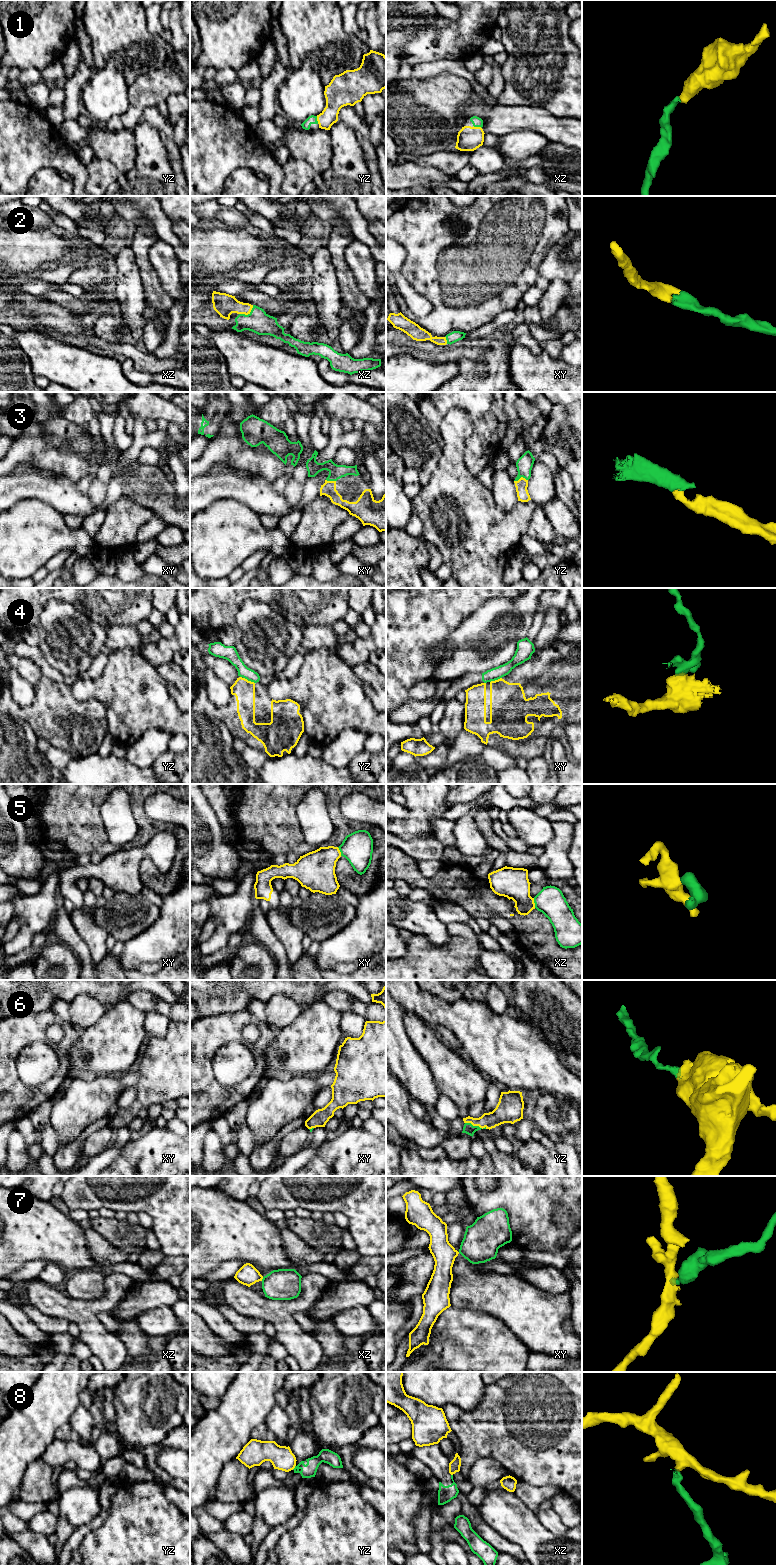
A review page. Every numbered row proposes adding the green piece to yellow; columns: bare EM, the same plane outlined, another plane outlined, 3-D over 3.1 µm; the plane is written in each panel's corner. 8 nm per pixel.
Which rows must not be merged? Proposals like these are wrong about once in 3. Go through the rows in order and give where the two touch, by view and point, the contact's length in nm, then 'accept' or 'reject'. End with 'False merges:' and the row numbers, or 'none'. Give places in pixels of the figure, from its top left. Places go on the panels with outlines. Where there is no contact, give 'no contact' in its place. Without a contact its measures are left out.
1: xz (477, 127) | 80 nm | accept
2: xz (247, 314) | 140 nm | accept
3: yz (521, 477) | 110 nm | accept
4: yz (249, 681) | 110 nm | reject
5: xz (534, 903) | 80 nm | accept
6: yz (476, 1125) | 180 nm | accept
7: xz (262, 1278) | 40 nm | reject
8: yz (294, 1467) | 50 nm | reject
False merges: 4, 7, 8

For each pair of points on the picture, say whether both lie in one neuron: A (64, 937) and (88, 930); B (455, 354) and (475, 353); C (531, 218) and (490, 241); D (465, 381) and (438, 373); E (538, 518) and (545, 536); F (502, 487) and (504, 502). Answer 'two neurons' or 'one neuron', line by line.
A: two neurons
B: one neuron
C: one neuron
D: two neurons
E: one neuron
F: one neuron

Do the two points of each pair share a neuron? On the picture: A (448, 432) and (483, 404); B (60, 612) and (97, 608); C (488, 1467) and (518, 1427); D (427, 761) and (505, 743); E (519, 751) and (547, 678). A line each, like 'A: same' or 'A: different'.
A: different
B: different
C: different
D: different
E: same

